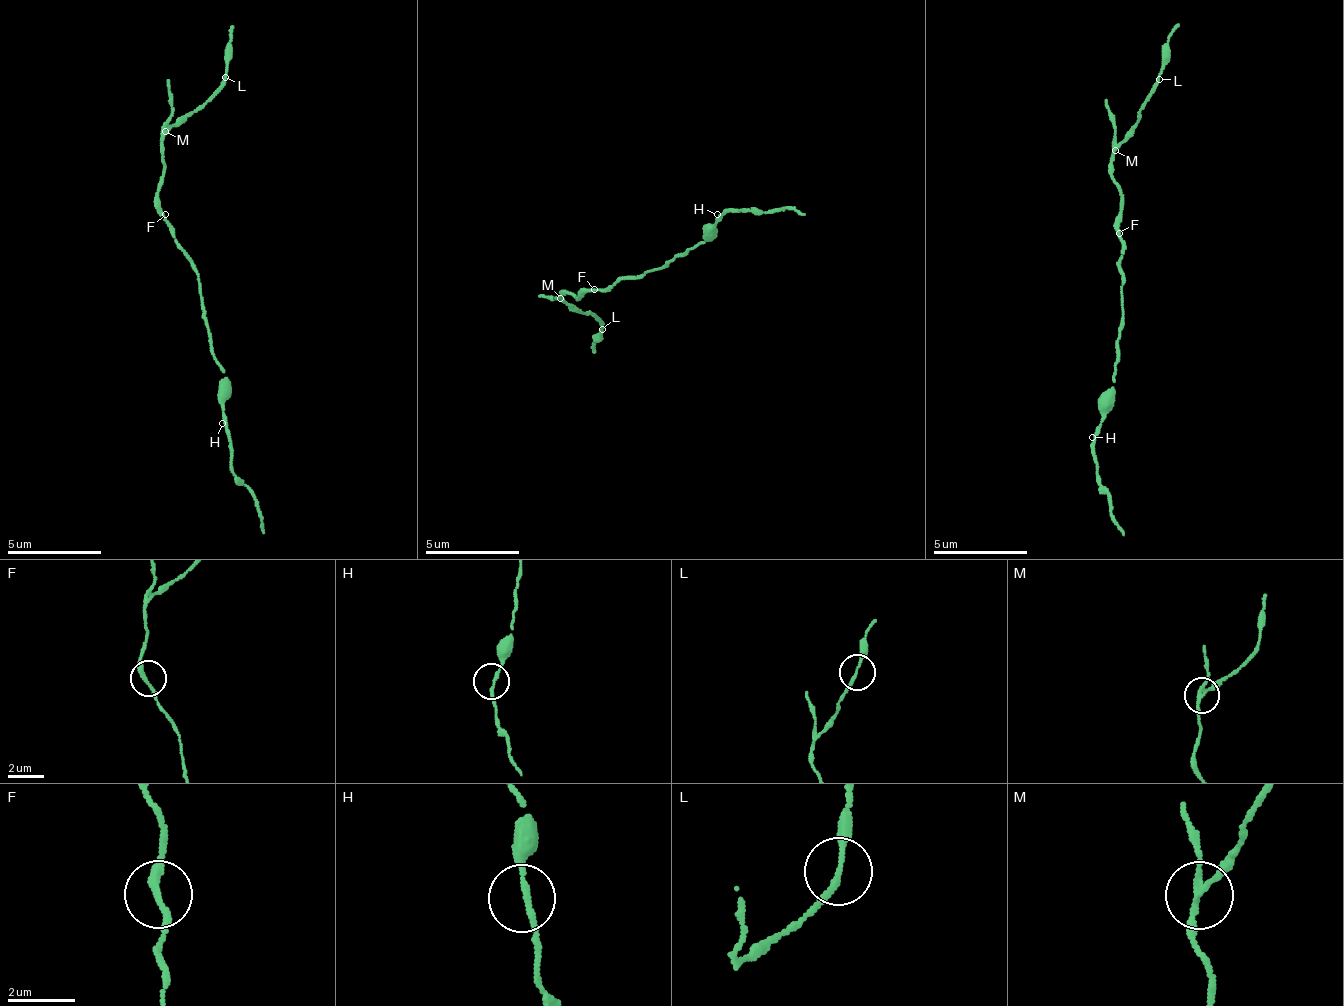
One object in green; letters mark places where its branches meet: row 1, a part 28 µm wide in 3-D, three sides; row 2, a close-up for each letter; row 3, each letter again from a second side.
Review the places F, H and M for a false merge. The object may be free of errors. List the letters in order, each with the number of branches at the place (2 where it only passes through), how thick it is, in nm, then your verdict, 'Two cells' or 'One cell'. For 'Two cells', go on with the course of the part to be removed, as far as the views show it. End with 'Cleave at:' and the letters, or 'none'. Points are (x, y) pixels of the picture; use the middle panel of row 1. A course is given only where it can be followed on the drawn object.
F: Branches: 2. Thickness 220 nm. One cell
H: Branches: 2. Thickness 150 nm. One cell
M: Branches: 3. Thickness 150 nm. Two cells. Course of the part to remove: (561, 297), (602, 329), (593, 352)
Cleave at: M

